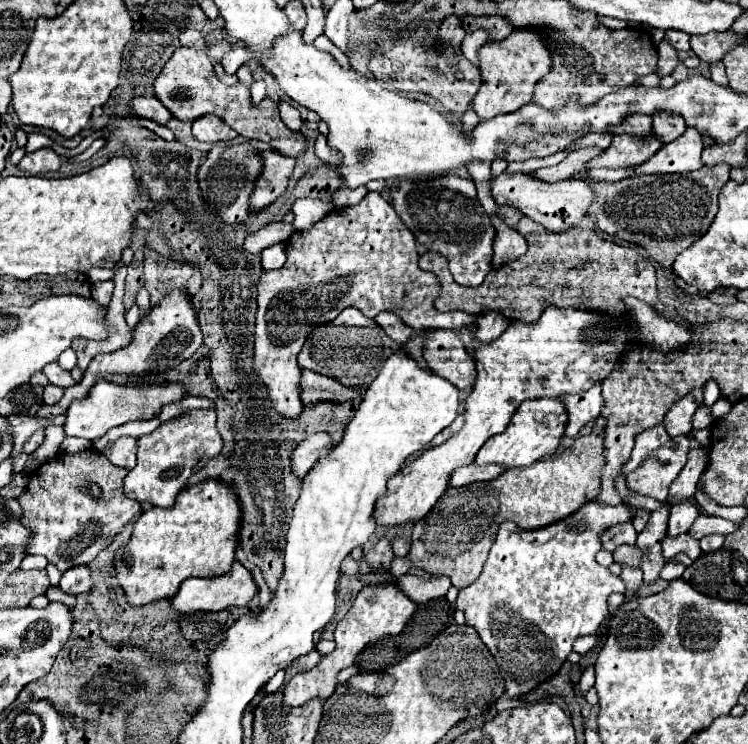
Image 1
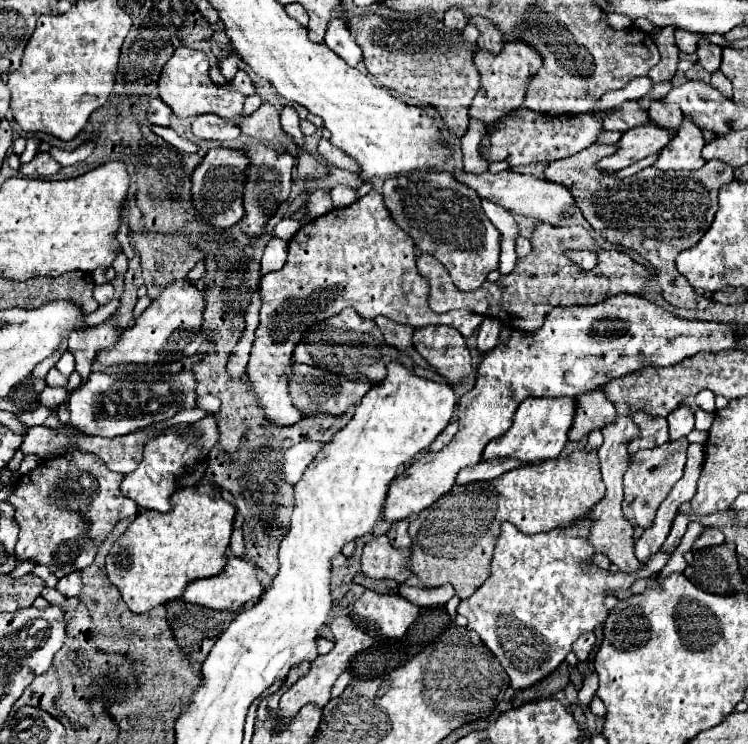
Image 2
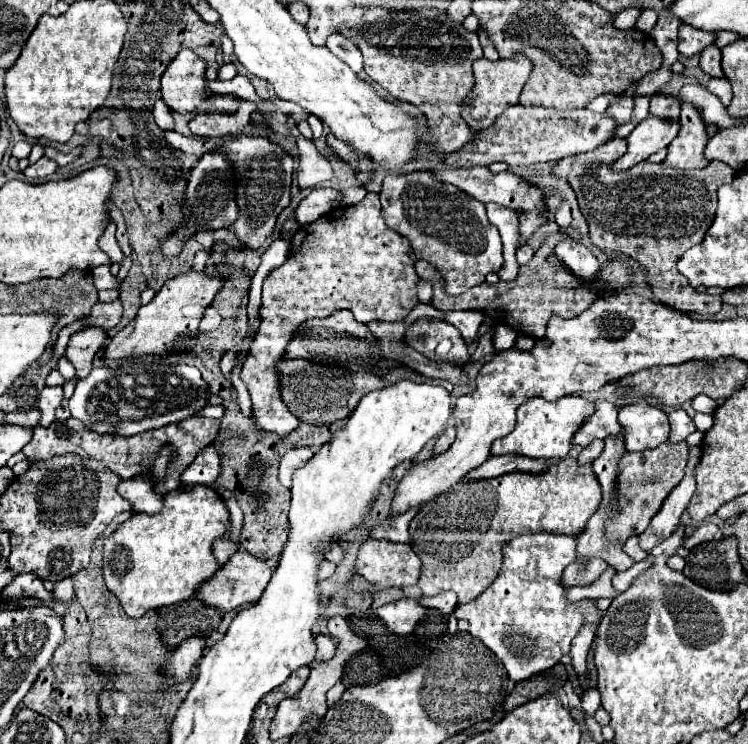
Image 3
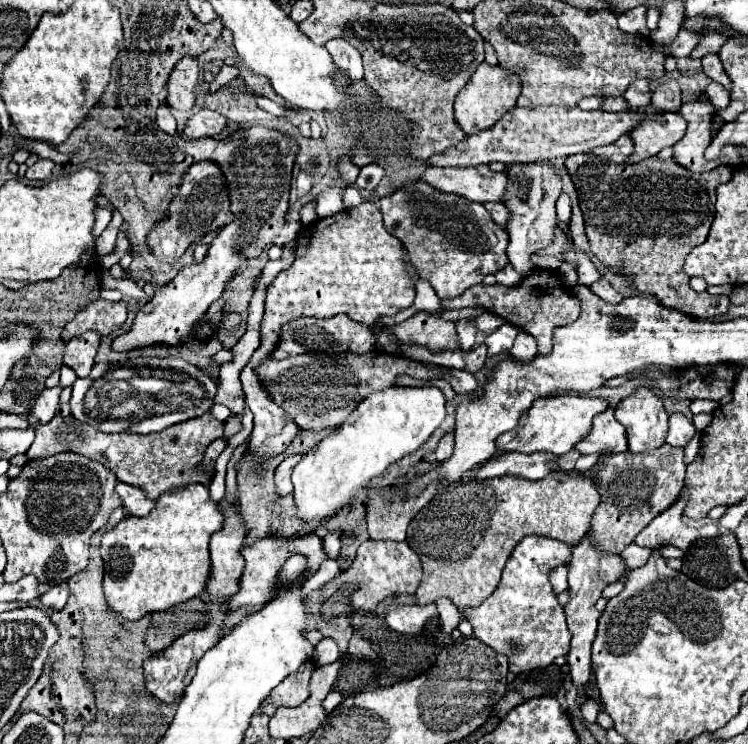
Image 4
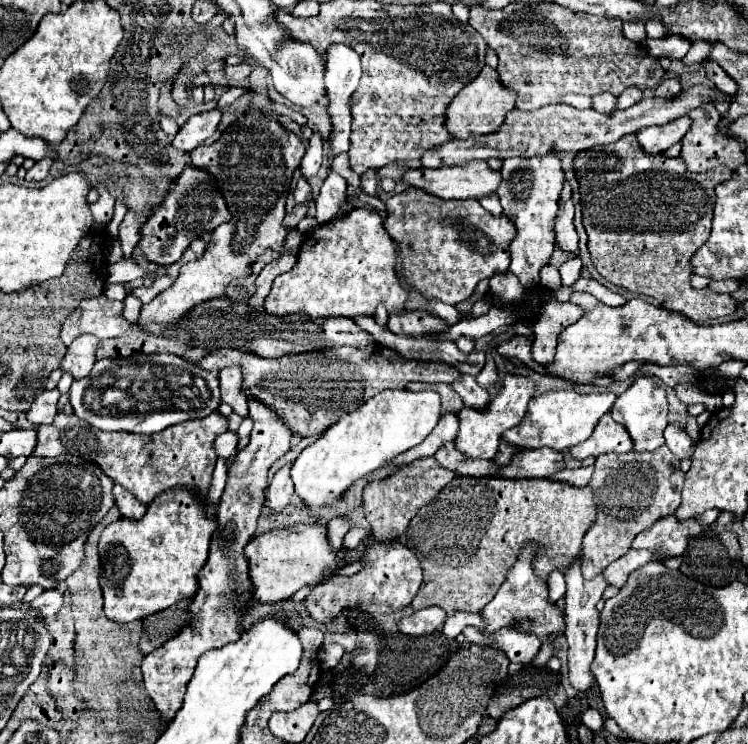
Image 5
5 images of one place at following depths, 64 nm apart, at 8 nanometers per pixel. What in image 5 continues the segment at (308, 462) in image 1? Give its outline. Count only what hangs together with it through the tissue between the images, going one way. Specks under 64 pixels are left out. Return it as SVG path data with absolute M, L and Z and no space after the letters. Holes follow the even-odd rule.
M292 464L282 466L282 468L274 474L274 478L272 478L272 482L270 482L266 504L268 504L274 512L280 512L280 510L290 502L290 498L292 498L292 494L294 494L294 484L292 484L292 480L290 480L290 468L292 468Z

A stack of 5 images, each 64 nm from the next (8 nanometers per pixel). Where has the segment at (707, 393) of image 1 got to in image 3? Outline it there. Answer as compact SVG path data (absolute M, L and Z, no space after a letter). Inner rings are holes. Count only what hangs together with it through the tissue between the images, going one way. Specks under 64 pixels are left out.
M696 396L692 400L692 408L696 412L708 412L708 414L712 414L716 410L716 400L712 400L710 396Z

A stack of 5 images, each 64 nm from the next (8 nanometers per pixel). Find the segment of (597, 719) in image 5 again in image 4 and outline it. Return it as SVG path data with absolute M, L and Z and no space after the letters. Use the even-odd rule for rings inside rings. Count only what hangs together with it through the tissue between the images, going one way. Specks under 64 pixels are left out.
M588 698L588 700L582 704L582 716L584 716L586 722L596 722L598 712L600 712L600 704L598 704L598 700Z

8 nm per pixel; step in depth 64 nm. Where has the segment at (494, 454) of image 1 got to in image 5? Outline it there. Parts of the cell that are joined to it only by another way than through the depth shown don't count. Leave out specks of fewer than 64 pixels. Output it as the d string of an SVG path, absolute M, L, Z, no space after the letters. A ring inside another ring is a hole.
M558 390L558 392L546 392L530 400L528 412L524 420L518 424L518 428L510 428L502 434L502 440L522 448L522 450L534 450L548 446L552 450L568 450L586 438L590 438L594 426L598 420L608 412L614 404L614 394L578 394L574 390Z

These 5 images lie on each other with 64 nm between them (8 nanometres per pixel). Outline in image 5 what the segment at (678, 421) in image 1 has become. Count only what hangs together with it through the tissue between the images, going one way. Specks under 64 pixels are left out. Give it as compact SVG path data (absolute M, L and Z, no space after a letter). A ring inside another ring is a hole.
M680 422L668 424L664 430L664 438L666 438L666 446L674 452L674 456L678 456L678 460L692 456L692 438L688 436L688 432Z

